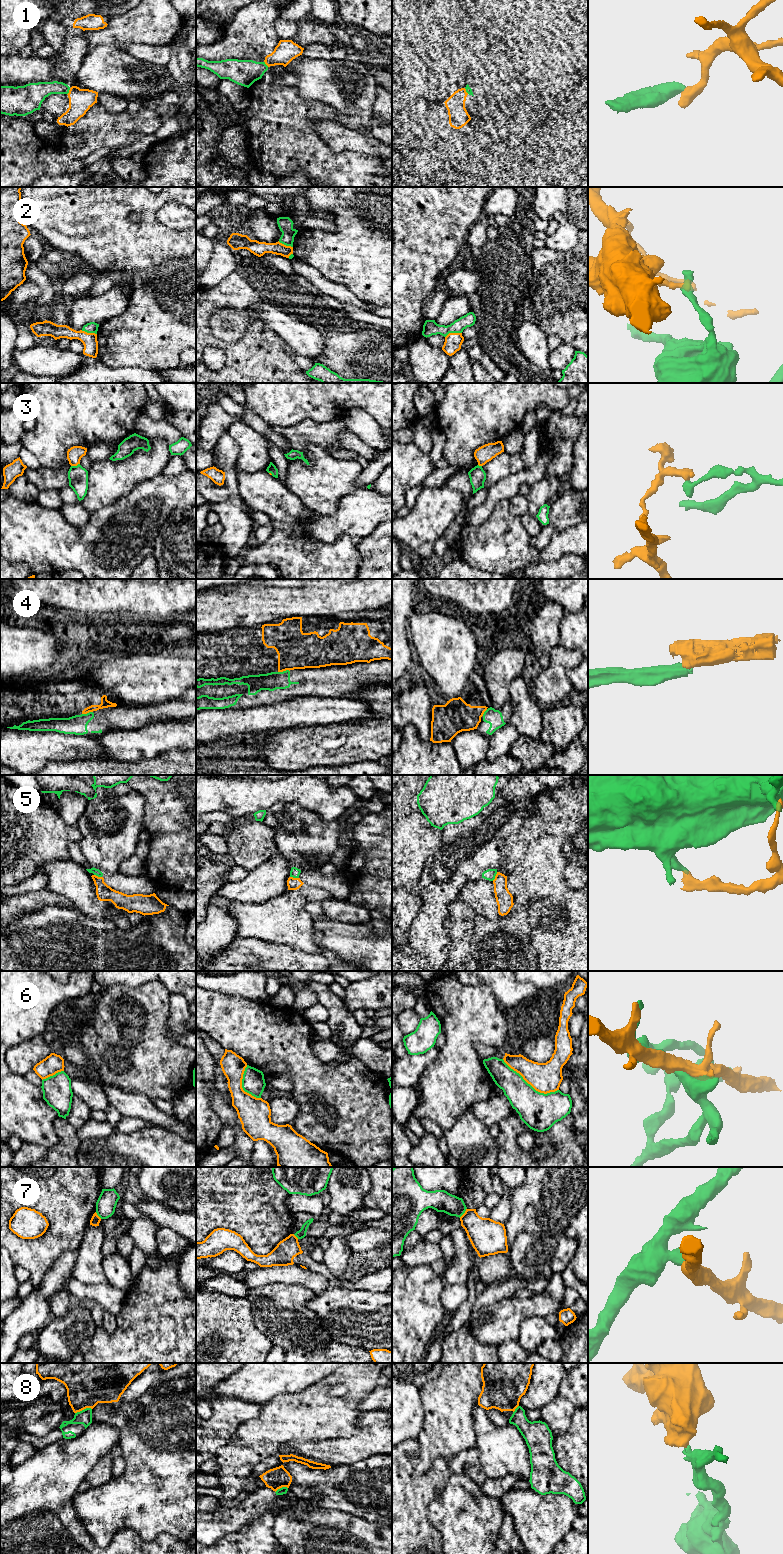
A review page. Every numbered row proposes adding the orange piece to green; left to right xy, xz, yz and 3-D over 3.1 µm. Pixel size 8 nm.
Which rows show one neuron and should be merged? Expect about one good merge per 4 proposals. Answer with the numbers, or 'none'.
8

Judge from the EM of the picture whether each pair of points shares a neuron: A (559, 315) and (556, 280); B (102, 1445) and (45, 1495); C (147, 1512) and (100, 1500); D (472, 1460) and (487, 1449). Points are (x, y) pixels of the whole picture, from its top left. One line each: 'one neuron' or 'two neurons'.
A: one neuron
B: one neuron
C: one neuron
D: two neurons

